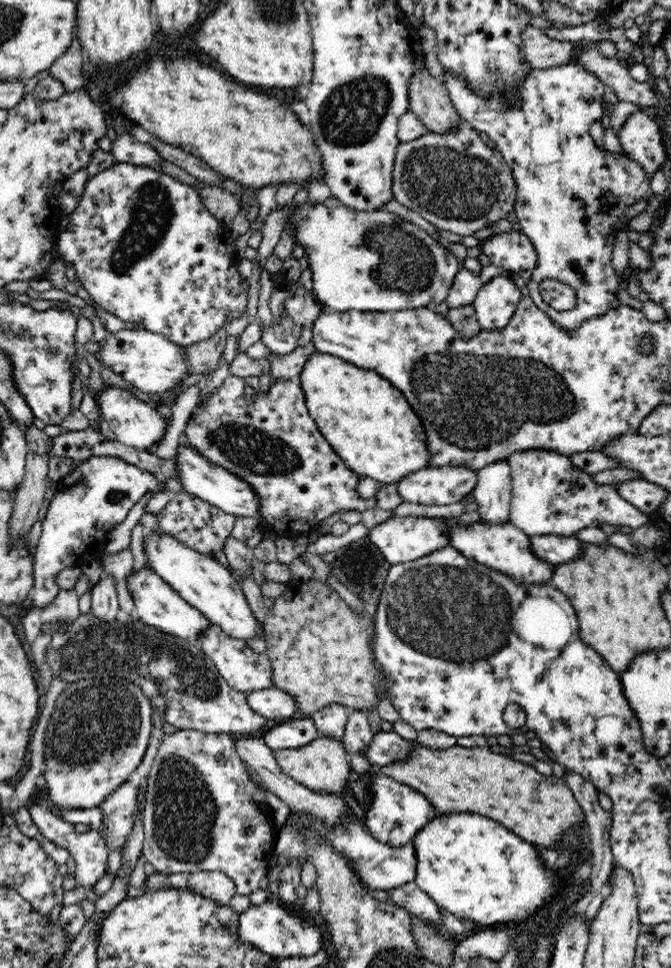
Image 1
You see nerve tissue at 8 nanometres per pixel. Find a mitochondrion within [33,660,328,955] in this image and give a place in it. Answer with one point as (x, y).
(100, 719)

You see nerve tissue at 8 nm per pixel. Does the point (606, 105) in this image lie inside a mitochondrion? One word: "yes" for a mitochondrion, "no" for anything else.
no

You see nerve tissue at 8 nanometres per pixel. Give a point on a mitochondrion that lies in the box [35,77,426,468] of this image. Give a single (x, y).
(155, 212)

